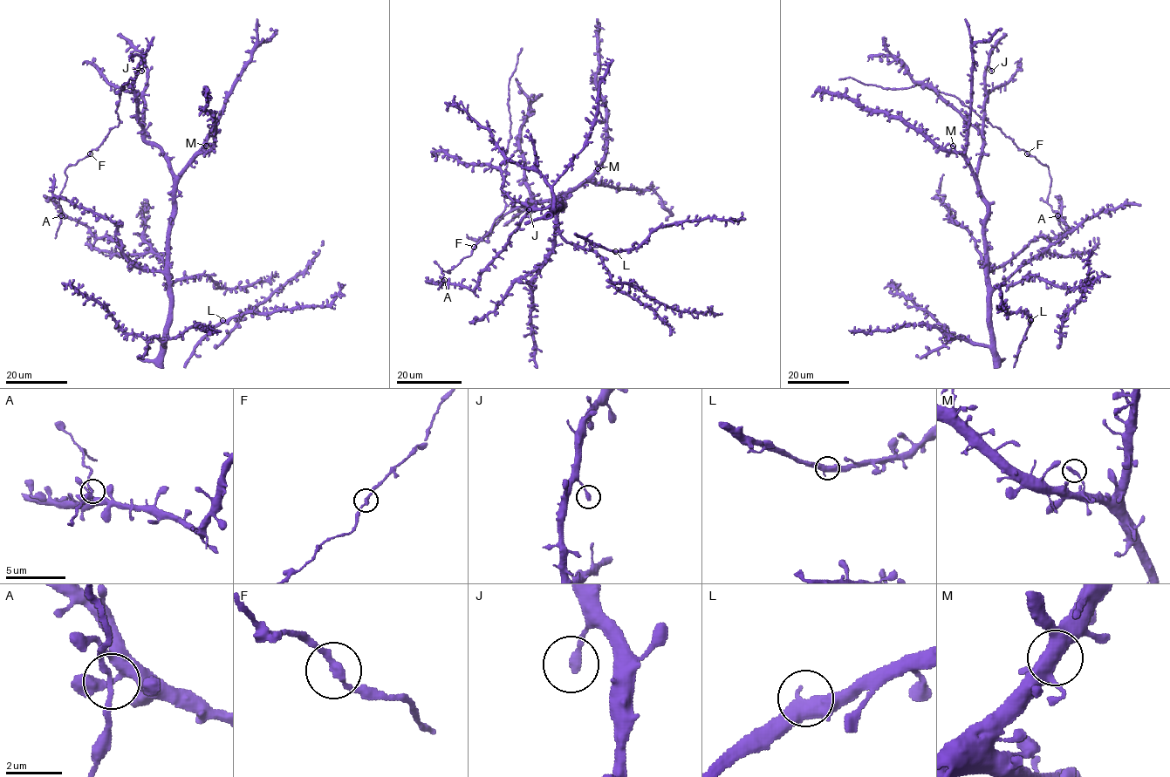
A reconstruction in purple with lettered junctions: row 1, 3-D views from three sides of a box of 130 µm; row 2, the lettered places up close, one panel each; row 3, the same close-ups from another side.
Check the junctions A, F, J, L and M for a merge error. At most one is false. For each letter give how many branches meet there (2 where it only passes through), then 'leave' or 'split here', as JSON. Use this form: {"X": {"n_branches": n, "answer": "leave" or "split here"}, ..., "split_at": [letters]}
{"A": {"n_branches": 2, "answer": "leave"}, "F": {"n_branches": 2, "answer": "leave"}, "J": {"n_branches": 1, "answer": "leave"}, "L": {"n_branches": 2, "answer": "leave"}, "M": {"n_branches": 1, "answer": "leave"}, "split_at": []}

